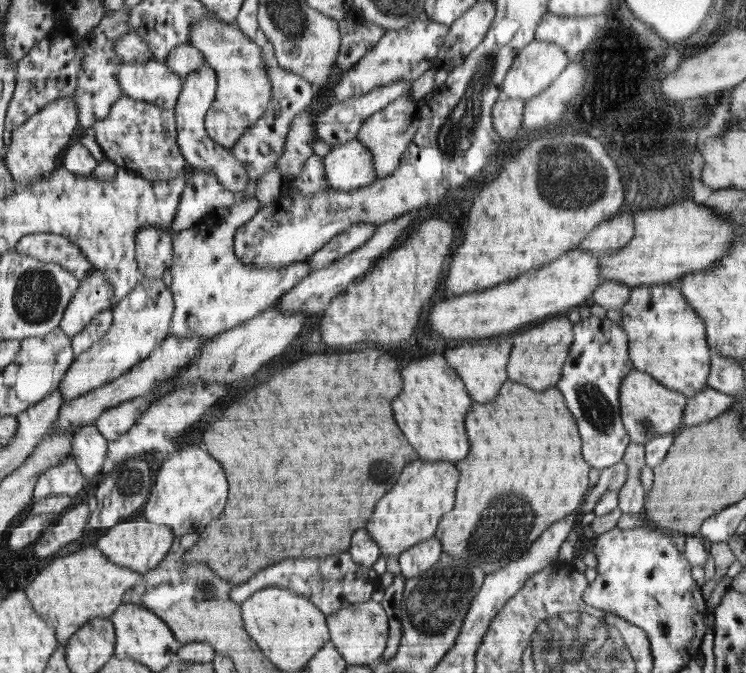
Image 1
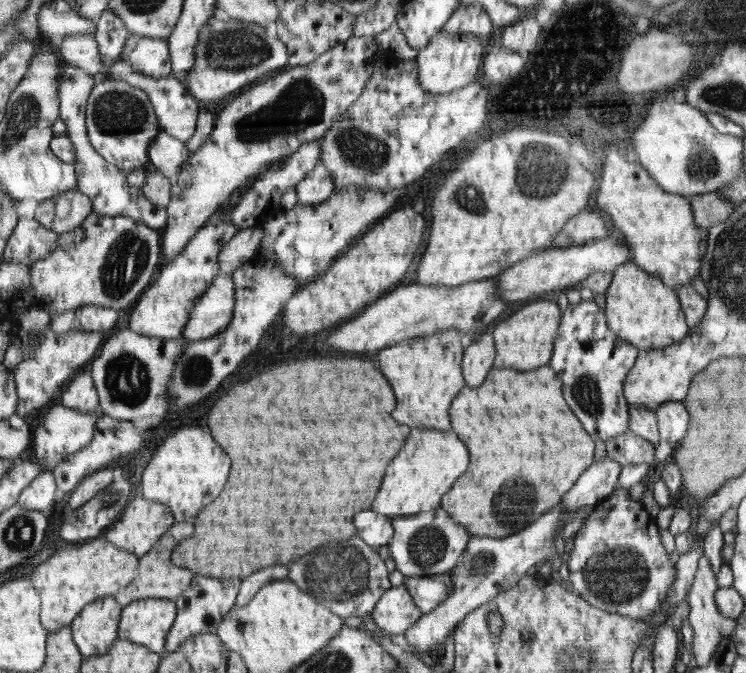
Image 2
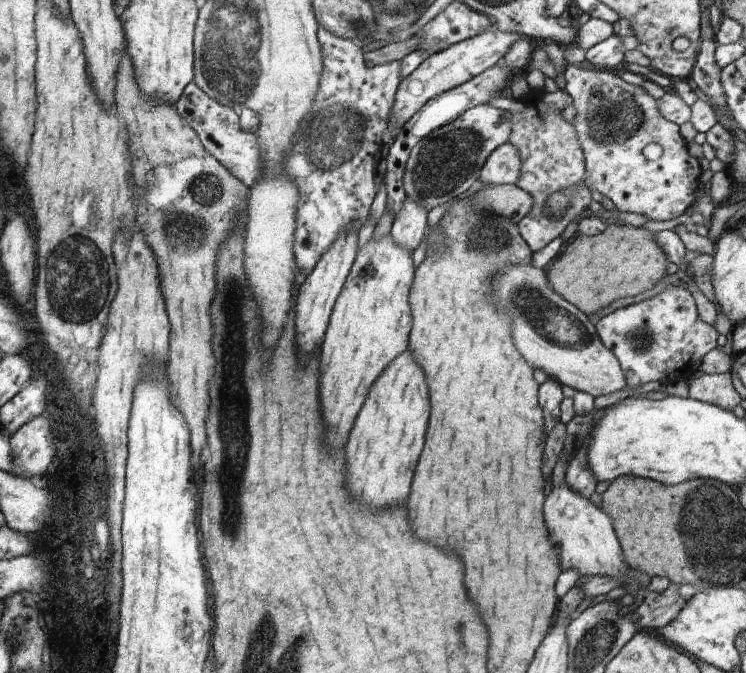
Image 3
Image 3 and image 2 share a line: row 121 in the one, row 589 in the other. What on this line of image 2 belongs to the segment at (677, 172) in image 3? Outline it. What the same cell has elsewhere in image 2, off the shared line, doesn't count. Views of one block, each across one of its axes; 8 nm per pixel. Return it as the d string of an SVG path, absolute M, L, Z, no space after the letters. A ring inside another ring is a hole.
M617 486L604 501L591 507L582 528L574 534L572 552L566 556L570 569L567 583L570 589L590 605L608 613L644 620L652 615L658 615L661 604L674 581L674 564L670 562L664 546L660 544L658 534L648 532L652 522L650 514L644 510L640 502L632 500L627 488L620 486Z

